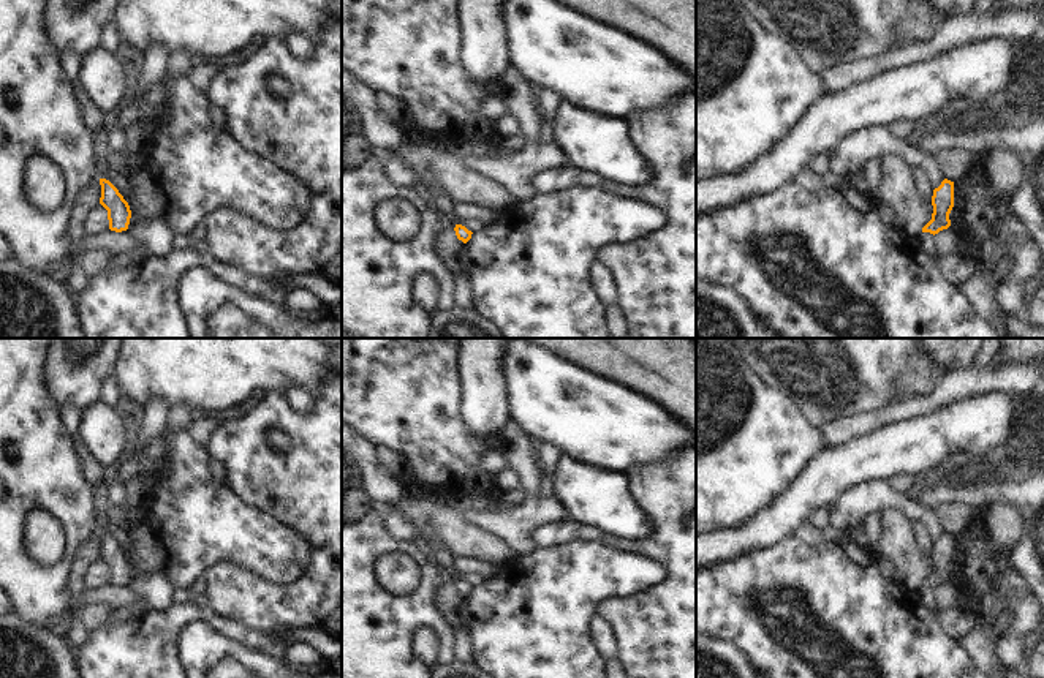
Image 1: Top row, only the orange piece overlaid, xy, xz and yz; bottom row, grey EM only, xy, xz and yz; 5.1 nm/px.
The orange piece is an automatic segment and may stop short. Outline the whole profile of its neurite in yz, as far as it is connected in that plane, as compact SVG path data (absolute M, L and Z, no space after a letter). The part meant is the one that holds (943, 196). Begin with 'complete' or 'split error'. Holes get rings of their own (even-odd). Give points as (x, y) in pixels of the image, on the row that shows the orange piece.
complete | M944 179L932 196L932 220L922 228L922 232L938 234L951 226L949 213L954 207L954 182Z

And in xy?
complete | M100 179L100 204L108 210L109 229L122 232L128 229L131 210L119 190L106 179Z

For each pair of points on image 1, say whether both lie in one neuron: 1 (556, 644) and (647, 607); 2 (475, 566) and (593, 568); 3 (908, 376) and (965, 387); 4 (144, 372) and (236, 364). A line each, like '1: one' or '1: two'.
1: two
2: two
3: two
4: one

